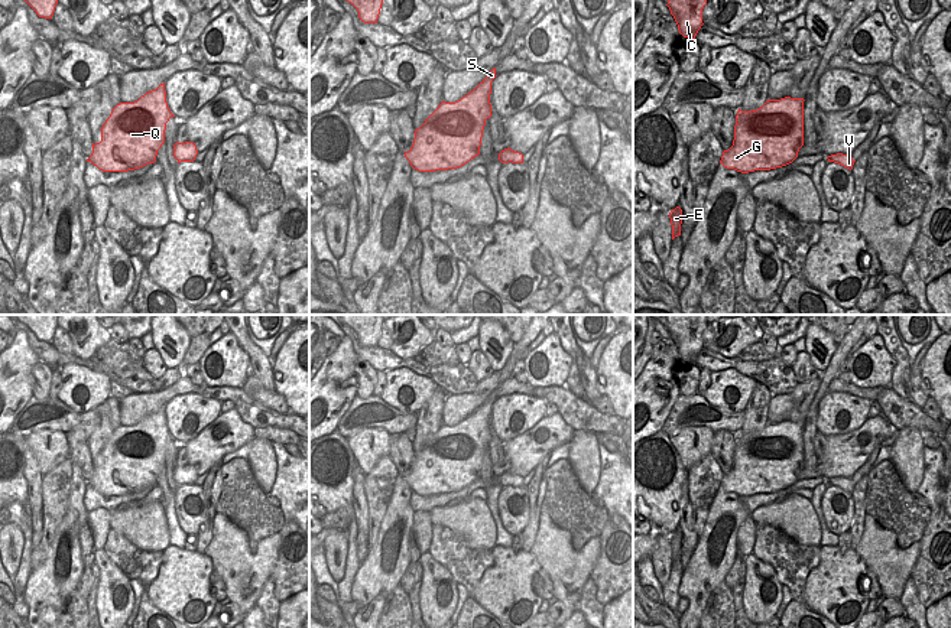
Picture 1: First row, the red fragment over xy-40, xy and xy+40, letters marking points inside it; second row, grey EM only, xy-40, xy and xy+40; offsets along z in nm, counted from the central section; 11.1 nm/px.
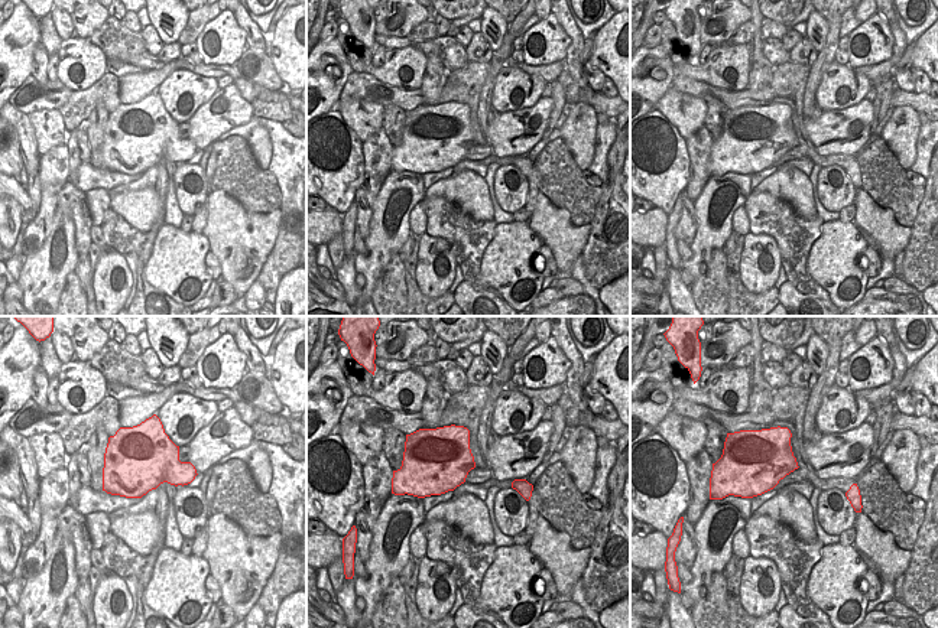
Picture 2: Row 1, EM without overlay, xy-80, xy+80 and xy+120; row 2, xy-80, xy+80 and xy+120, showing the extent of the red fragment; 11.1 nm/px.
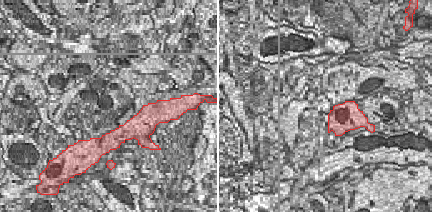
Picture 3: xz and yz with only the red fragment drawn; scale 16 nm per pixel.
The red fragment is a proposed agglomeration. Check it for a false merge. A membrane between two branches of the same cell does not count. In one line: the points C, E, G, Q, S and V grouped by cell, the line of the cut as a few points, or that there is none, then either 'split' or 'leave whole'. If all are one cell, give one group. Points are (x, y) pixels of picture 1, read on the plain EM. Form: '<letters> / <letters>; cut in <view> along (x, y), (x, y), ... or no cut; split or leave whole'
C E G Q S V; no cut; leave whole

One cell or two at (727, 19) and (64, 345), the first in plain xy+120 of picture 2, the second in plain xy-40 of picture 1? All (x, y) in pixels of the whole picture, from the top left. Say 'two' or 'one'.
two

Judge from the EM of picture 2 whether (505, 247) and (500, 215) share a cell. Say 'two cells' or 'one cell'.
two cells

